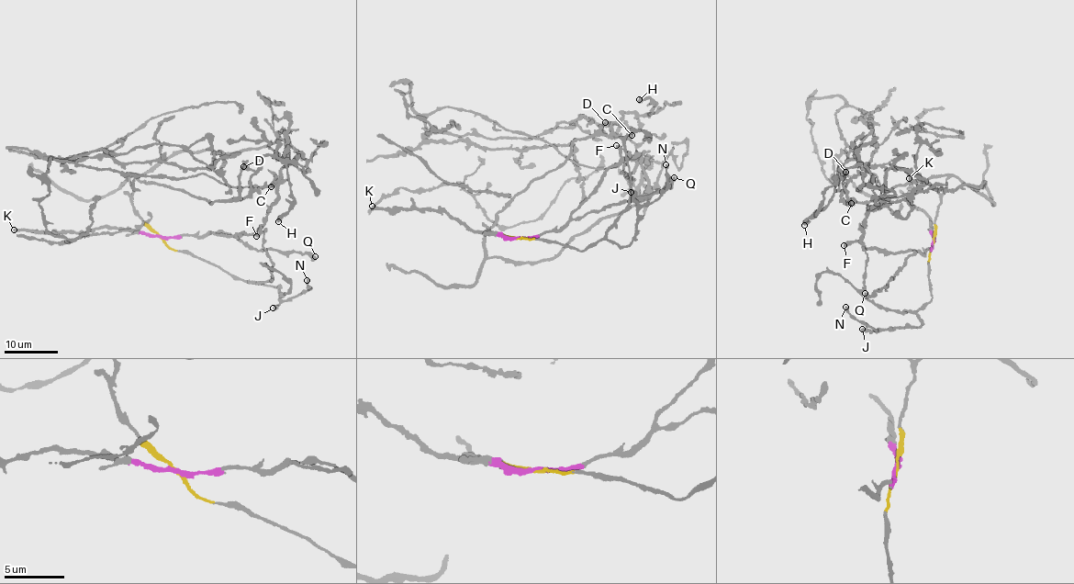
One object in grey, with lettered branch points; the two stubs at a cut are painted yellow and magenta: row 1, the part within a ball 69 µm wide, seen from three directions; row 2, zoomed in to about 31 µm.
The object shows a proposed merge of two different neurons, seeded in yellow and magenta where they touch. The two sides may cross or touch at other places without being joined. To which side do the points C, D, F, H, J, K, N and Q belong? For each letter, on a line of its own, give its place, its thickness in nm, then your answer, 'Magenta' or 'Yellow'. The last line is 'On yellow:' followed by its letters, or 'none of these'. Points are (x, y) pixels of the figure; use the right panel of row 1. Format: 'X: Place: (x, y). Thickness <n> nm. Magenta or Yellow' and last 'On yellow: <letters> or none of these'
C: Place: (851, 203). Thickness 420 nm. Yellow
D: Place: (845, 172). Thickness 300 nm. Yellow
F: Place: (844, 245). Thickness 400 nm. Magenta
H: Place: (804, 225). Thickness 440 nm. Yellow
J: Place: (862, 329). Thickness 550 nm. Yellow
K: Place: (909, 178). Thickness 400 nm. Magenta
N: Place: (845, 307). Thickness 360 nm. Yellow
Q: Place: (865, 293). Thickness 440 nm. Magenta
On yellow: C, D, H, J, N

